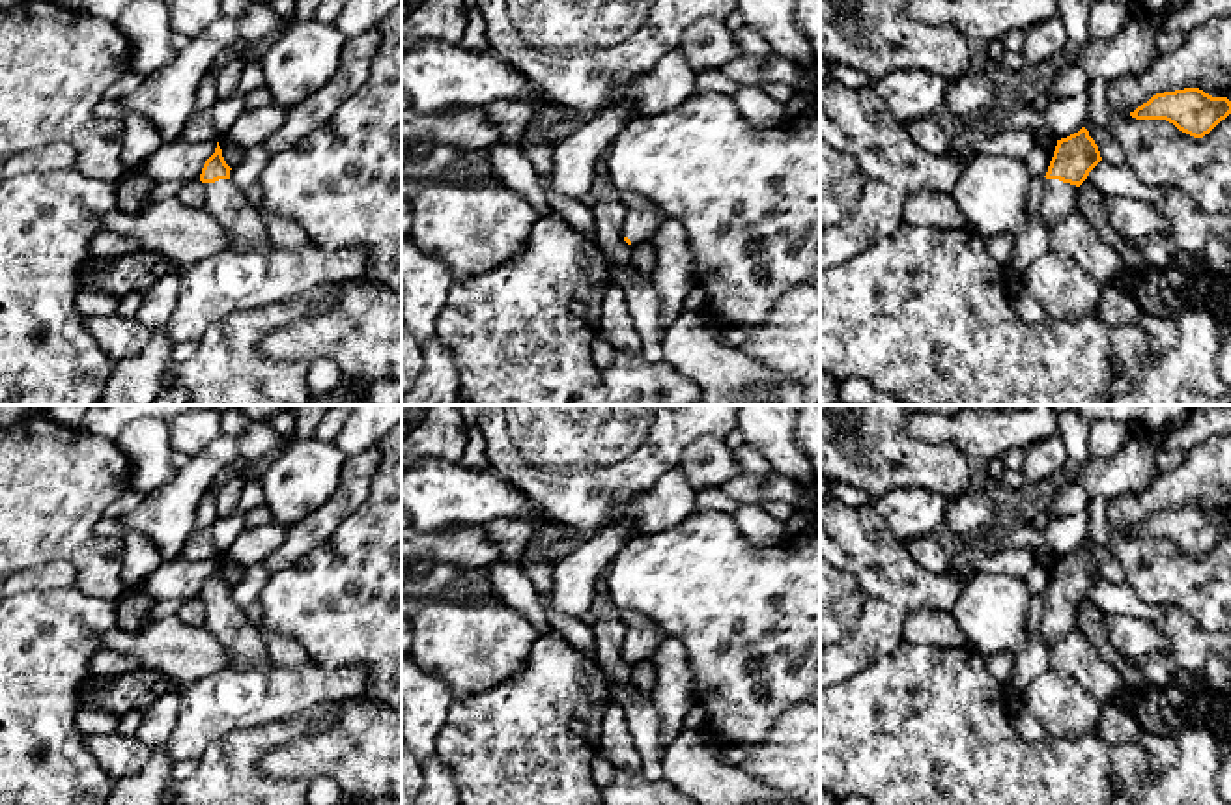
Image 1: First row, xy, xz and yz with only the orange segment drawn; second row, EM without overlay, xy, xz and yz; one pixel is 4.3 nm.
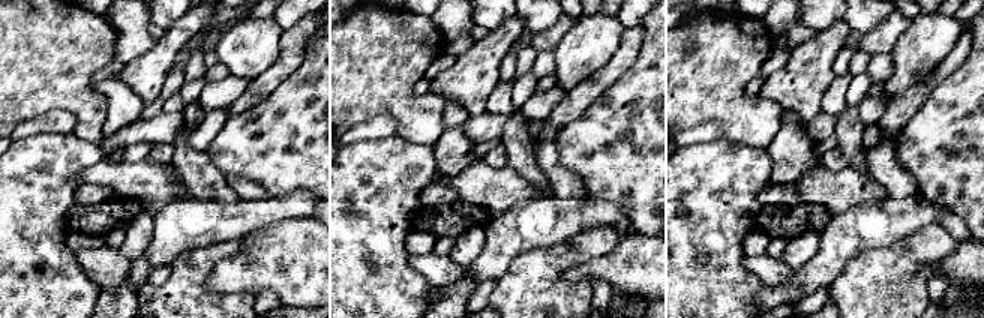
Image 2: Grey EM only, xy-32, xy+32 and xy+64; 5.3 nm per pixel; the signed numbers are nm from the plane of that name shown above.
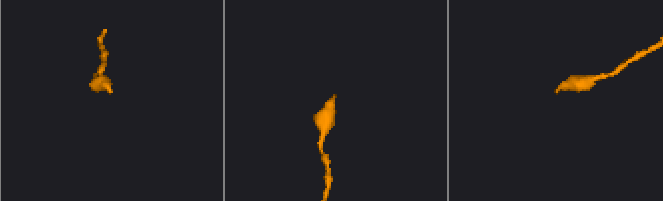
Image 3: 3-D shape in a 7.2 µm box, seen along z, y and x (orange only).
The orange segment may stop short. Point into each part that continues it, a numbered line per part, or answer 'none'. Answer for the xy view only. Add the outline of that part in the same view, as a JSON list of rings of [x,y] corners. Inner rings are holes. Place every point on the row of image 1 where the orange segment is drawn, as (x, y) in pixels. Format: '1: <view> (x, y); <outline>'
1: xy (243, 223); [[[232,179],[204,183],[204,207],[220,222],[232,239],[232,248],[241,250],[271,250],[275,248],[267,237],[267,228],[260,209],[252,207]]]

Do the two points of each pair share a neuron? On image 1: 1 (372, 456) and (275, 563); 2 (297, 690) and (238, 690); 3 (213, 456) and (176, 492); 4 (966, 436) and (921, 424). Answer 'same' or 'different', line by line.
1: same
2: same
3: same
4: same

